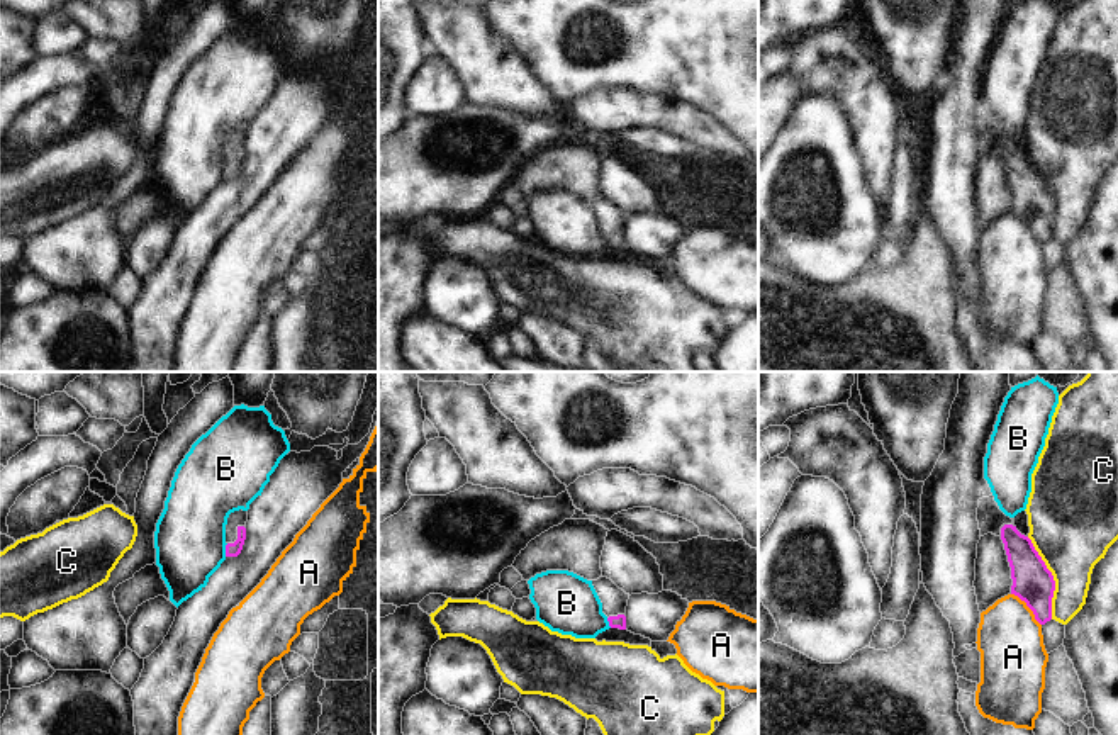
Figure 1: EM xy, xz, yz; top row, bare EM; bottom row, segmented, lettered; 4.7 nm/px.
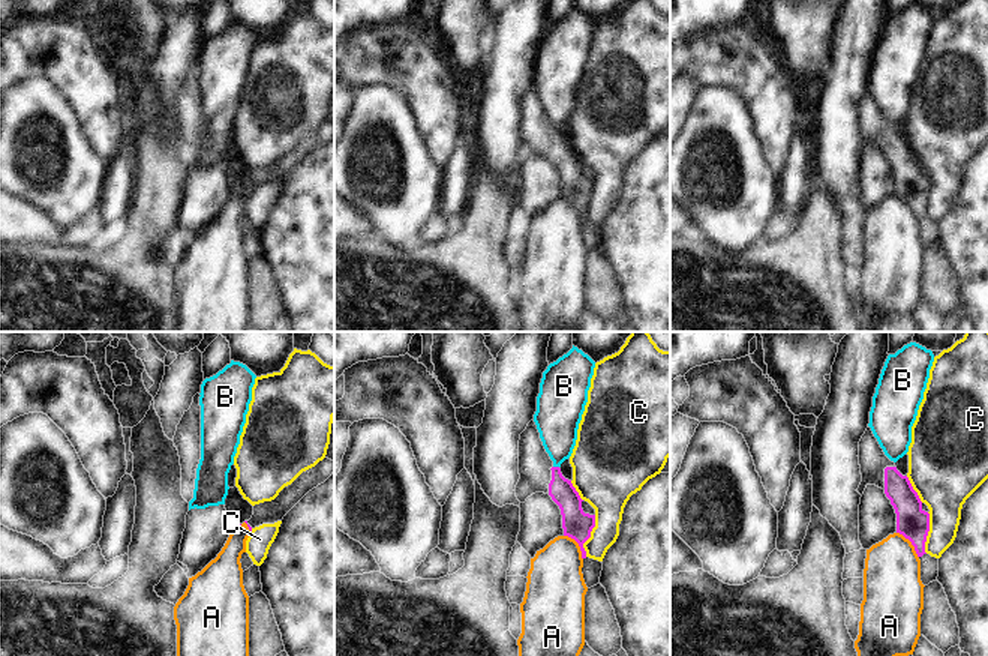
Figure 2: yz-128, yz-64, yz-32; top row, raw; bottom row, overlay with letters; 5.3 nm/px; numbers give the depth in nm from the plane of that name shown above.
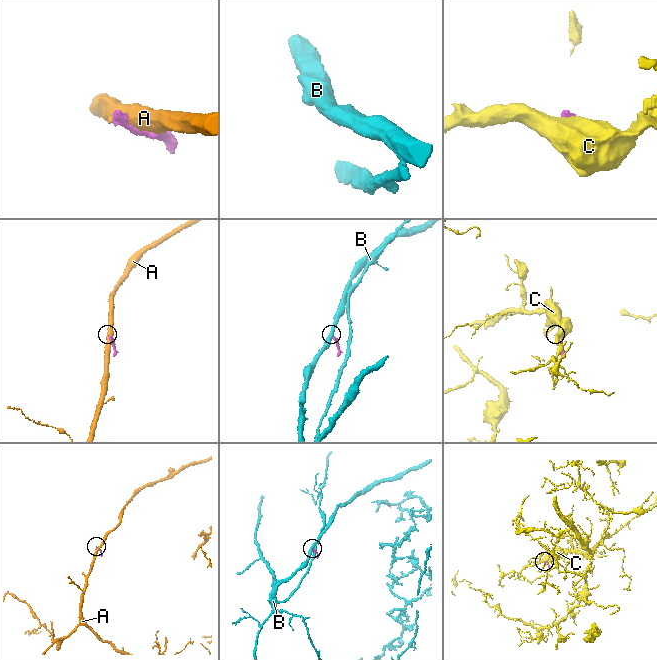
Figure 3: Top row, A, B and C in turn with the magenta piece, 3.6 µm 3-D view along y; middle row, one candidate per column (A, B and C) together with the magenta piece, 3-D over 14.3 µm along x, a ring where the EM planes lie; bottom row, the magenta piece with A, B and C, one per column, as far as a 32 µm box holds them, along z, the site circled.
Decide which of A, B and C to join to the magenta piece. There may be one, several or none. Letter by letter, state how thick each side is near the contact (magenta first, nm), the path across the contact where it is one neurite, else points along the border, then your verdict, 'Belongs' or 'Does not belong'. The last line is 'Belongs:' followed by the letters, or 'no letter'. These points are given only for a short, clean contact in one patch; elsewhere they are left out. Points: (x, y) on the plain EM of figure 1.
A: Thickness 190 nm (magenta) against 300 nm. Does not belong
B: Thickness 70 nm (magenta) against 340 nm. Boundary: xy (228, 163), (224, 175). Does not belong
C: Thickness 190 nm (magenta) against 400 nm. Does not belong
Belongs: no letter

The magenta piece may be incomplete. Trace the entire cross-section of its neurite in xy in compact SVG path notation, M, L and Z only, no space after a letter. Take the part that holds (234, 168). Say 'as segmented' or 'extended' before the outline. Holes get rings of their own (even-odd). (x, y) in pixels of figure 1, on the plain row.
extended; M234 131L227 137L226 144L226 177L238 177L246 160L248 131Z

